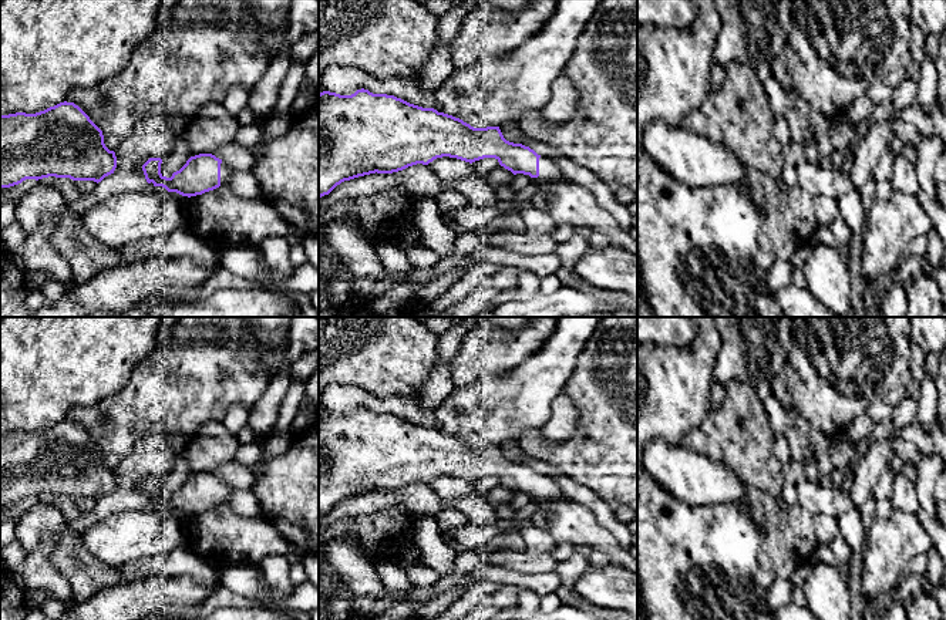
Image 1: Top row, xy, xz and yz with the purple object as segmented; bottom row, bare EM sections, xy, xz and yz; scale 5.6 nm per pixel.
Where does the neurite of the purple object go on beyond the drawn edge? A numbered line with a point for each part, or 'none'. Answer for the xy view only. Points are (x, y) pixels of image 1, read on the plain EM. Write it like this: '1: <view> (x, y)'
1: xy (226, 491)

